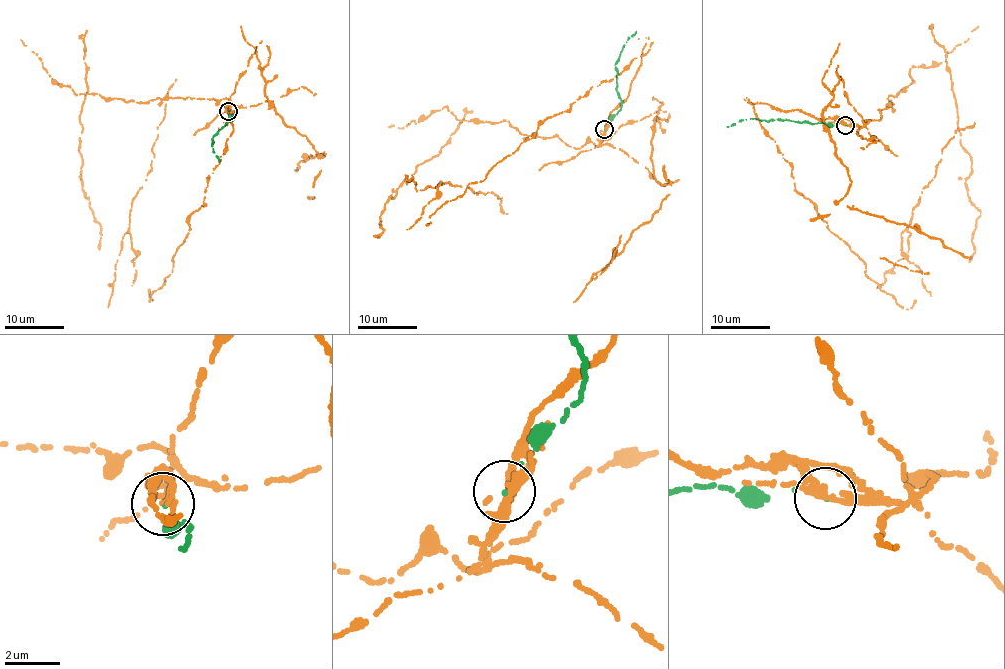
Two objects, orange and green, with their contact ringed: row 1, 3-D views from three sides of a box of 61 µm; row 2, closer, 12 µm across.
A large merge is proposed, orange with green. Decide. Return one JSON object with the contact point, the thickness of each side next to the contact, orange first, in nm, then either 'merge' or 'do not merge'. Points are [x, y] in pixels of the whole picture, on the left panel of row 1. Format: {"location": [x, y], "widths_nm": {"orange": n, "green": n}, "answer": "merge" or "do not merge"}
{"location": [228, 111], "widths_nm": {"orange": 220, "green": 70}, "answer": "do not merge"}

